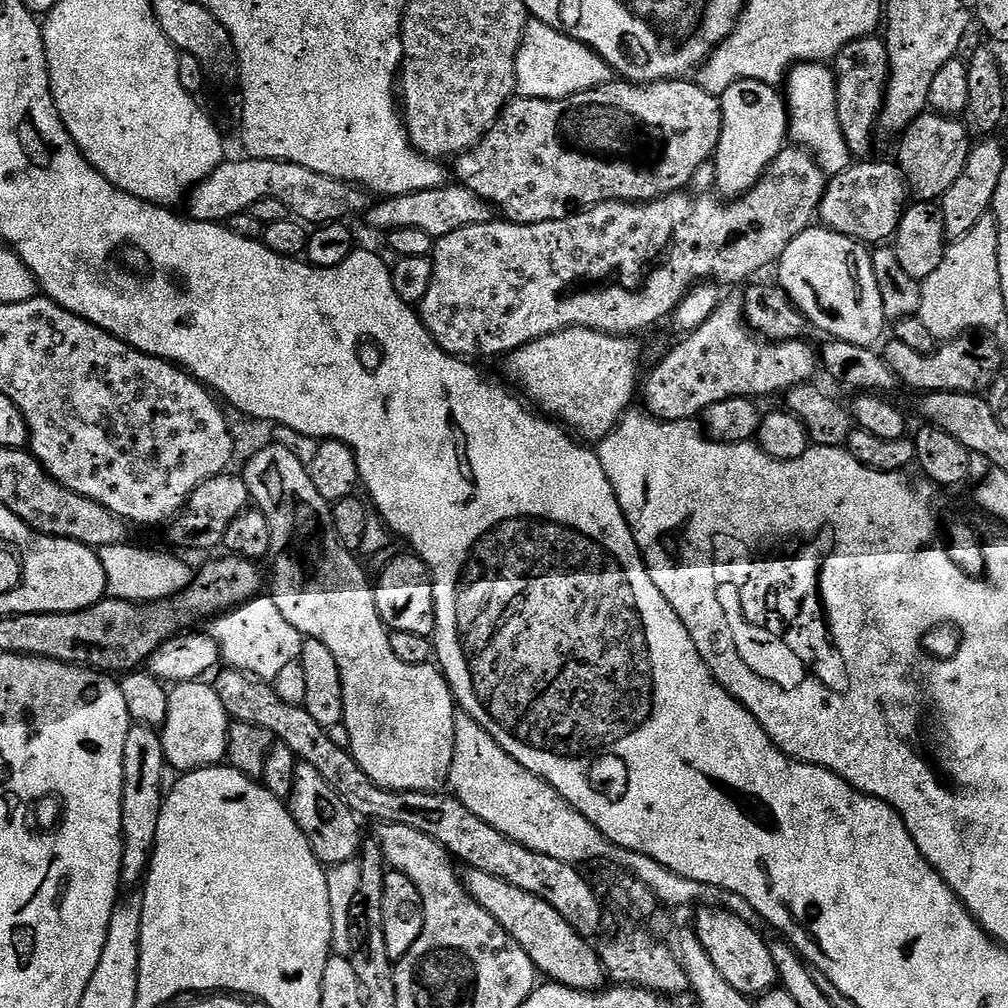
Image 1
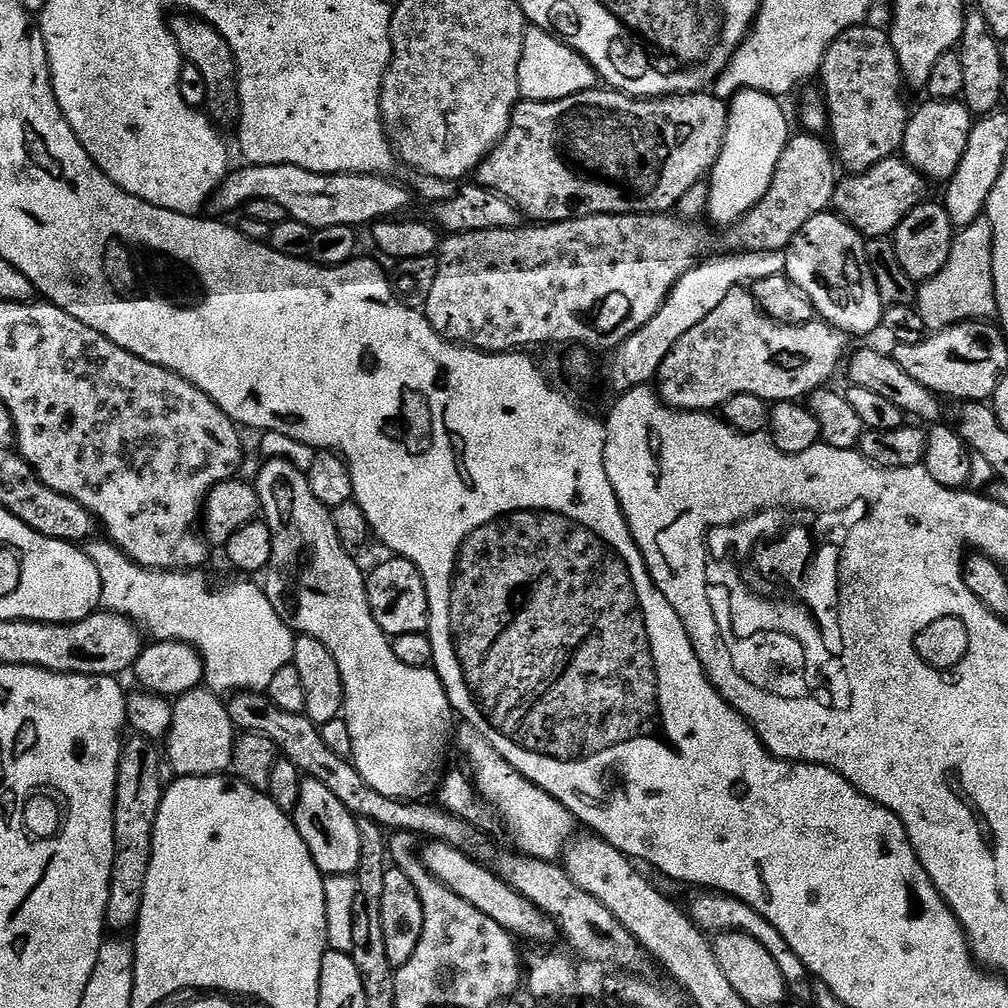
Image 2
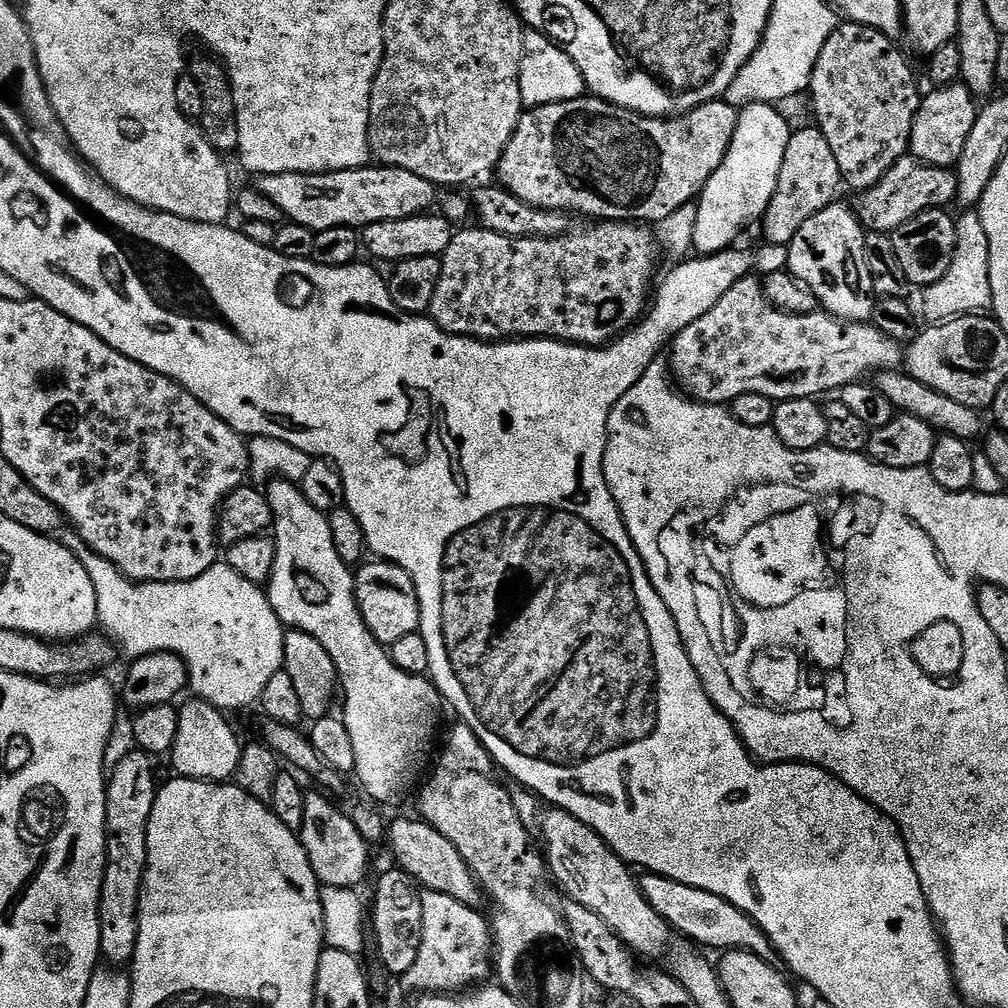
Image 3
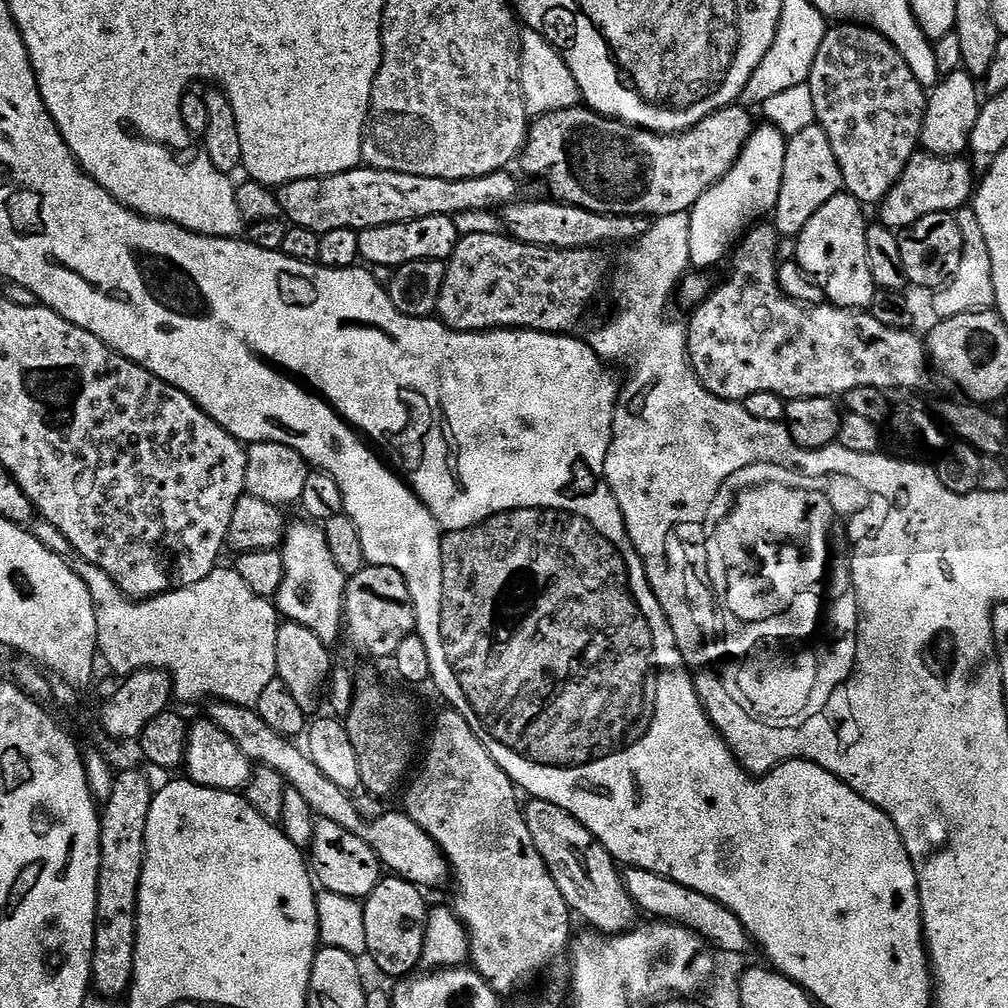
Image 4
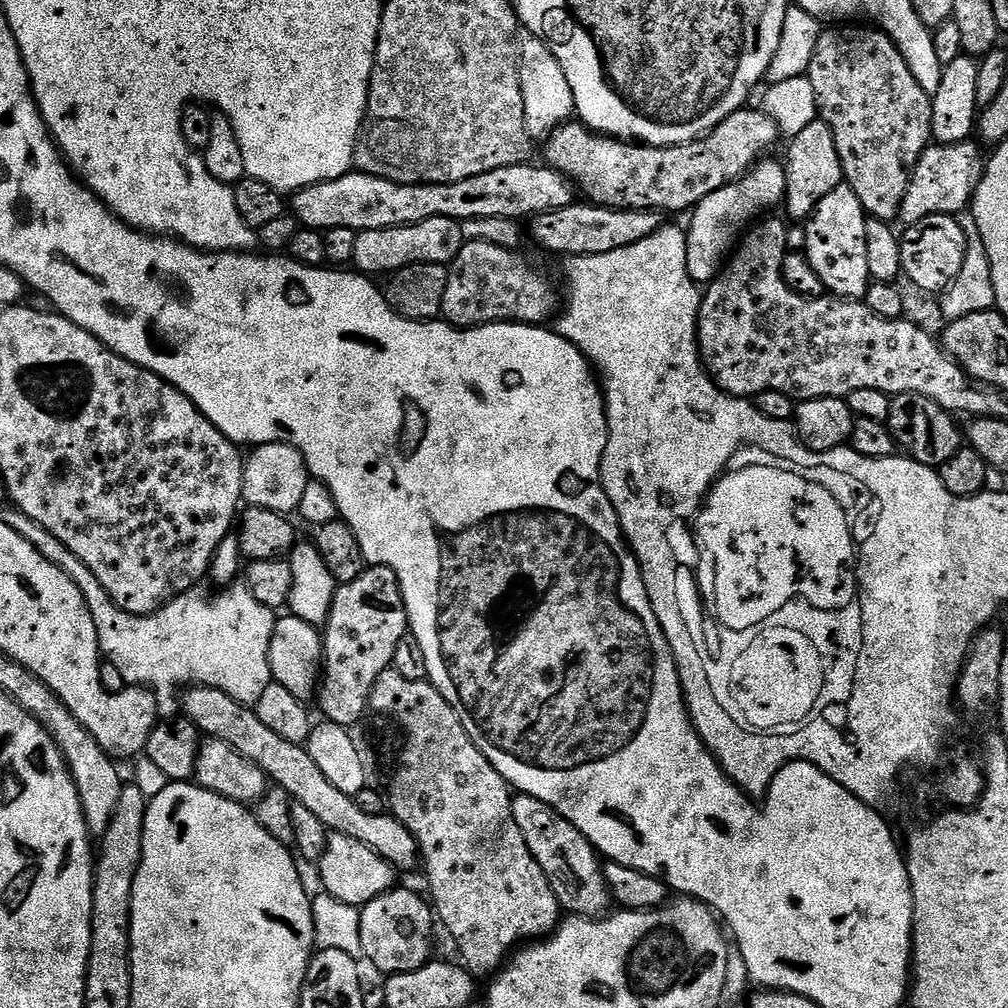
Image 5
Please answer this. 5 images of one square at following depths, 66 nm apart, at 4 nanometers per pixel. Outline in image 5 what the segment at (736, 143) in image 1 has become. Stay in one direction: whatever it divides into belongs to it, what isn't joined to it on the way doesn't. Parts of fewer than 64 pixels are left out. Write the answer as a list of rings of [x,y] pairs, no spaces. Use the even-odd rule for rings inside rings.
[[[765,158],[752,167],[752,171],[739,180],[728,184],[722,190],[714,190],[695,208],[691,209],[692,225],[687,225],[688,249],[686,262],[690,278],[697,285],[707,286],[716,279],[726,257],[733,251],[734,245],[741,239],[746,226],[757,218],[763,217],[771,208],[780,208],[784,202],[786,174],[784,165],[778,159]]]

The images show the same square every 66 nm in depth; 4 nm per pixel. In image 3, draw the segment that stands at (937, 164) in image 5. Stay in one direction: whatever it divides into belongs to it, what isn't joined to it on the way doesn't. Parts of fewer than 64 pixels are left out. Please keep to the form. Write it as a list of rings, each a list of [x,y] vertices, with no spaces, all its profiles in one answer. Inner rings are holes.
[[[906,155],[898,158],[890,170],[874,186],[870,186],[865,192],[859,193],[855,198],[854,211],[861,224],[868,232],[892,233],[902,226],[902,222],[910,222],[918,214],[922,214],[931,208],[949,207],[956,199],[958,190],[958,178],[955,171],[950,168],[939,168],[924,164],[913,156]]]

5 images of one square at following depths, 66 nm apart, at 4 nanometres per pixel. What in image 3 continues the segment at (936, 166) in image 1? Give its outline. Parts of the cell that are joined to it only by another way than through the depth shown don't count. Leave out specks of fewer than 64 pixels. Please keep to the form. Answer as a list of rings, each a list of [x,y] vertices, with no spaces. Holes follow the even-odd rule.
[[[963,82],[945,84],[931,89],[933,92],[923,97],[920,109],[914,118],[914,130],[910,134],[908,151],[916,160],[930,166],[955,169],[962,150],[966,147],[966,138],[974,127],[978,111],[977,97]]]

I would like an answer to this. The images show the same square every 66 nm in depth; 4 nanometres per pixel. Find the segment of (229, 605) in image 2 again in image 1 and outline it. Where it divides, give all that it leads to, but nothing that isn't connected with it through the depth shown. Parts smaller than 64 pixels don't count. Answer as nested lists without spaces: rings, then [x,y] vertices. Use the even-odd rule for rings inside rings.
[[[132,542],[115,544],[99,549],[102,568],[106,570],[107,595],[114,600],[129,600],[135,604],[154,604],[157,600],[171,600],[190,586],[194,575],[184,560],[168,552],[151,552],[148,548],[135,548]],[[261,594],[211,621],[211,635],[216,637],[223,663],[264,682],[275,682],[286,665],[301,659],[305,637],[282,616],[271,595]]]

